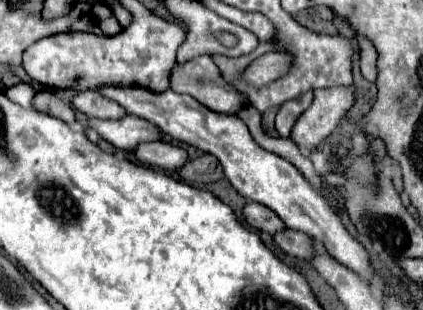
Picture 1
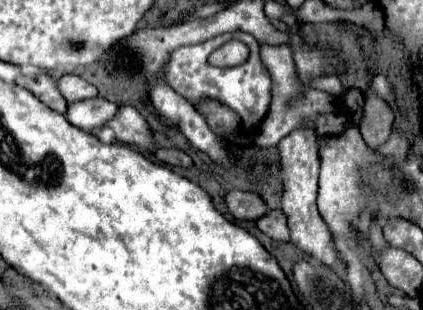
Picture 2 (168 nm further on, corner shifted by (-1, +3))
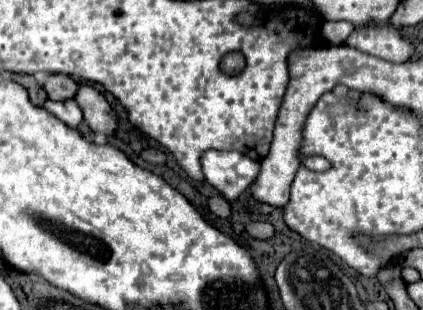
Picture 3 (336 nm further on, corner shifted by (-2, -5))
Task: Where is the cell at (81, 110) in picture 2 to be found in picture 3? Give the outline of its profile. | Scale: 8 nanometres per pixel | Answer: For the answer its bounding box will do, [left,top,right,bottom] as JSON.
[44,100,84,128]

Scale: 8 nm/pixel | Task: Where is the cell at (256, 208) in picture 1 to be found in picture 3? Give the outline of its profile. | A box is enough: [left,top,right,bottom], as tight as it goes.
[208,196,232,218]

